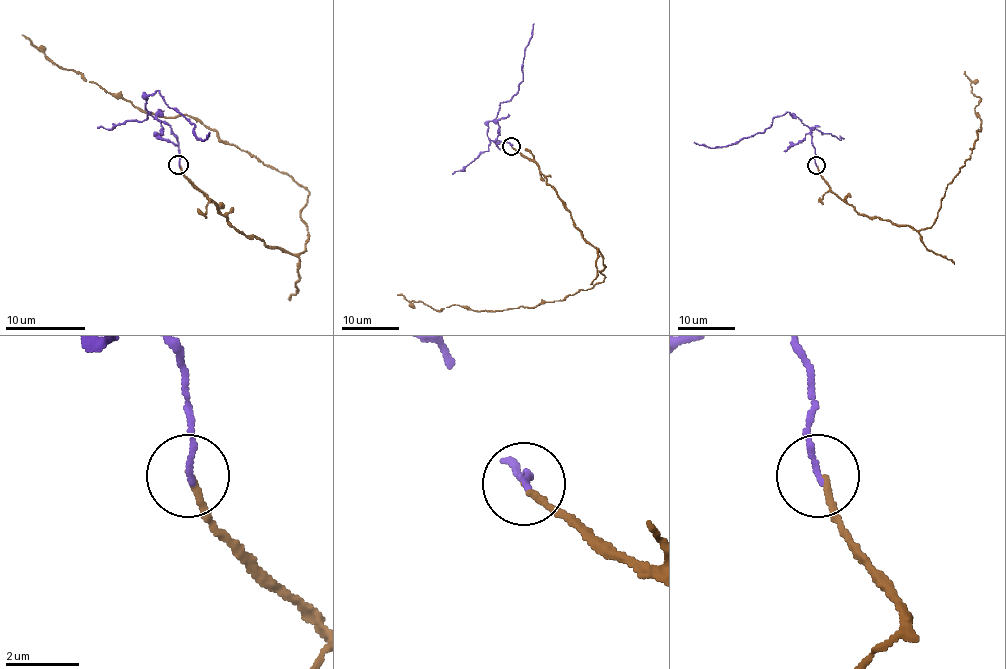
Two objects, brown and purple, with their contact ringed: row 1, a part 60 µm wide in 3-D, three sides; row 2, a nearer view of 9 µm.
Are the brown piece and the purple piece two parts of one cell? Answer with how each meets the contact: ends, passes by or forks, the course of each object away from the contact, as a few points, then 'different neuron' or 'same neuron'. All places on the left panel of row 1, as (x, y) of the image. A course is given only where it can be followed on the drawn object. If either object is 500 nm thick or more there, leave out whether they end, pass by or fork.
brown ends there; purple ends there; brown runs (179, 164), (238, 232), (304, 249), (308, 192), (286, 174), (187, 114), (157, 116), (115, 98), (22, 35); purple runs (179, 164), (179, 142), (145, 108), (147, 98), (155, 91), (163, 96), (195, 126), (197, 138), (211, 132); different neuron

